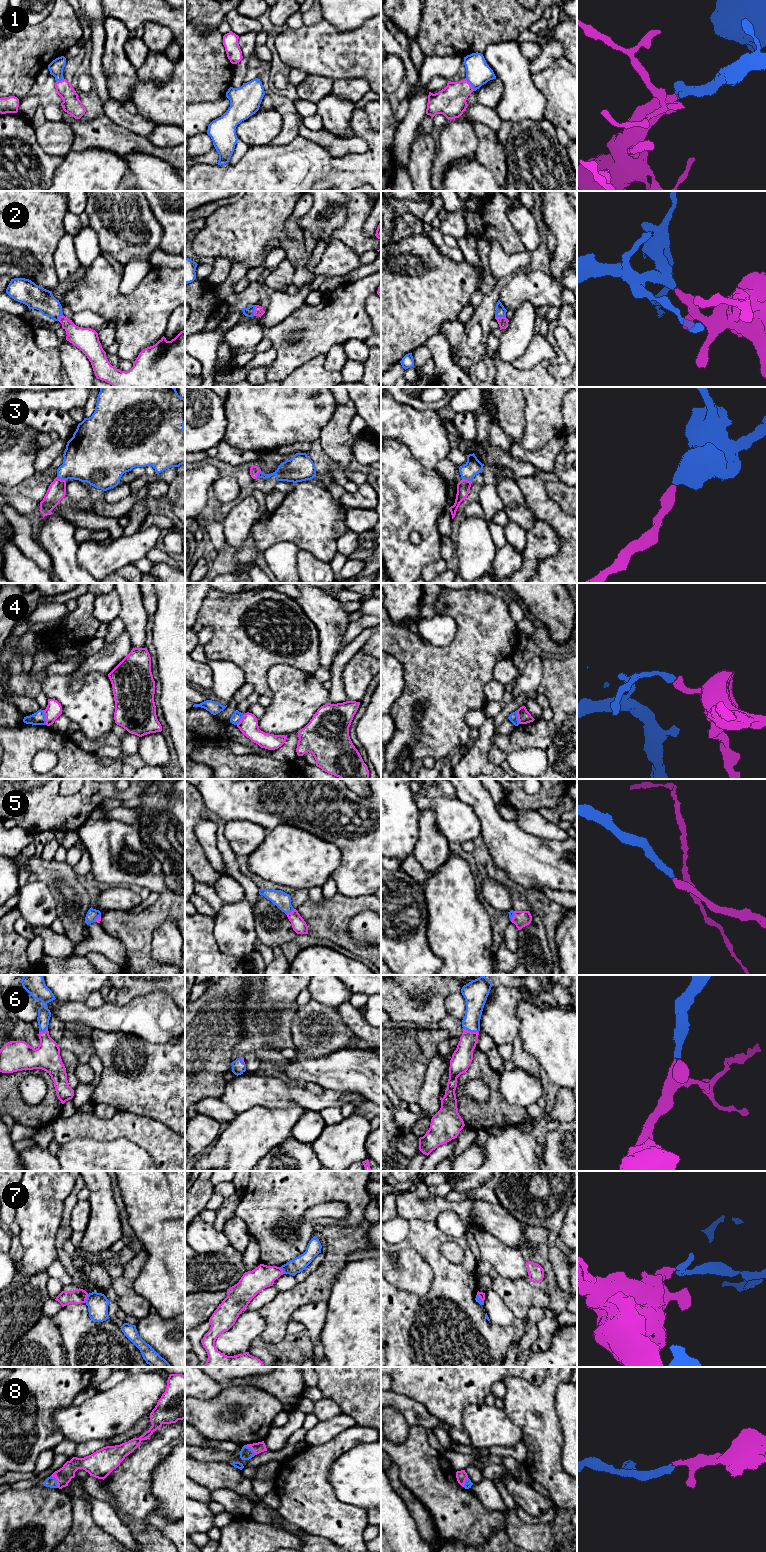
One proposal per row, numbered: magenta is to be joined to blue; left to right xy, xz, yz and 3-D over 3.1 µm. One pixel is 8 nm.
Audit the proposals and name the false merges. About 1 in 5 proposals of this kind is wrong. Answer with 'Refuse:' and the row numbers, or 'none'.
Refuse: 4, 7

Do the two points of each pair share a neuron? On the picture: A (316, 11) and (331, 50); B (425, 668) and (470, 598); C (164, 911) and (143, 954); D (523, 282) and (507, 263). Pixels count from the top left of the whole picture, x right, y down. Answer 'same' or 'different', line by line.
A: different
B: same
C: same
D: different

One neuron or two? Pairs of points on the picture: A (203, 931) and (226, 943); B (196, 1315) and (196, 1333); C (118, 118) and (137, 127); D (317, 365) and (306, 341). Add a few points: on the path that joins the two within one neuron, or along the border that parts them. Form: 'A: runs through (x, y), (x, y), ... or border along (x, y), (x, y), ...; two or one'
A: border along (214, 917), (213, 937), (218, 948), (227, 955); two
B: border along (208, 1320), (195, 1327); two
C: runs through (123, 118), (132, 122); one
D: border along (324, 355), (318, 355), (304, 362), (294, 371); two

